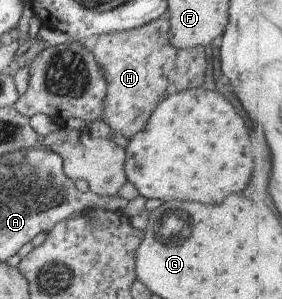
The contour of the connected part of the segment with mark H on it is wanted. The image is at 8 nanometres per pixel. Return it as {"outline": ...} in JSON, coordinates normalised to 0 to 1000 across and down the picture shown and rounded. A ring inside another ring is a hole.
{"outline":[[[582,54],[486,94],[362,110],[348,120],[319,171],[372,271],[372,321],[358,358],[365,368],[351,398],[369,405],[397,438],[429,445],[440,465],[461,468],[479,445],[511,431],[539,368],[603,311],[716,284],[716,258],[723,258],[723,237],[730,237],[730,204],[723,204],[716,157],[621,161],[599,140],[596,94],[599,70]]]}

